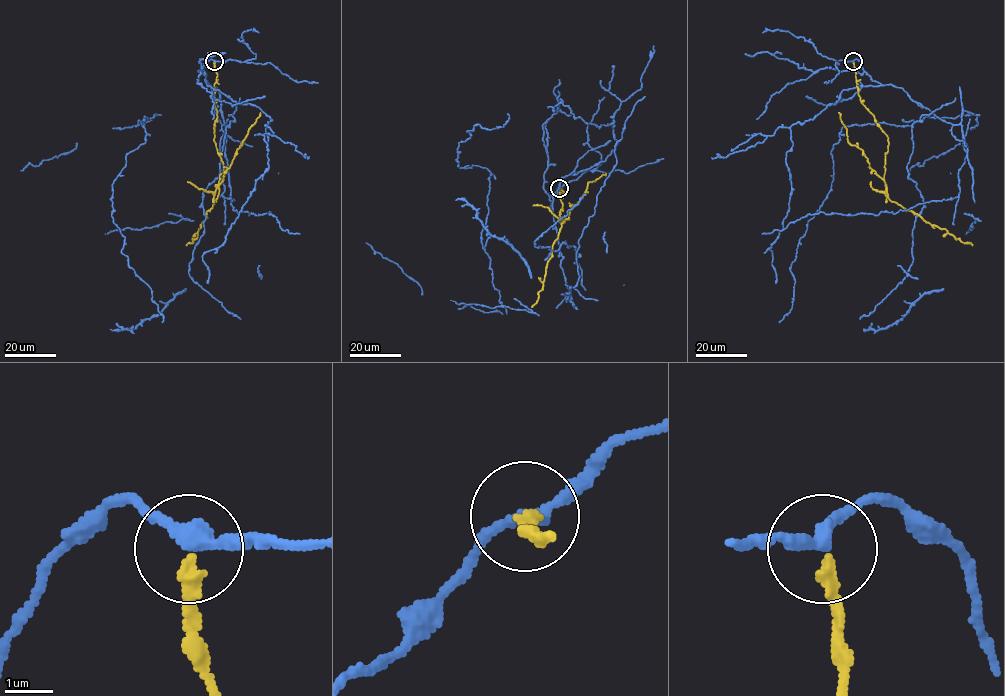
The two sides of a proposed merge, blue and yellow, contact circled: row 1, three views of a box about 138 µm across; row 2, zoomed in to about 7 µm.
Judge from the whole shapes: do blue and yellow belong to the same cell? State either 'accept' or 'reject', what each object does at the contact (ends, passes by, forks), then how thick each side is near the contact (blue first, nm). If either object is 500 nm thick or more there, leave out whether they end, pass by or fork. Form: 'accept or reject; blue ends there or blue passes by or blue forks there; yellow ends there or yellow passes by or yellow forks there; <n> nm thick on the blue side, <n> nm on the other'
reject; blue passes by; yellow ends there; 280 nm thick on the blue side, 280 nm on the other

